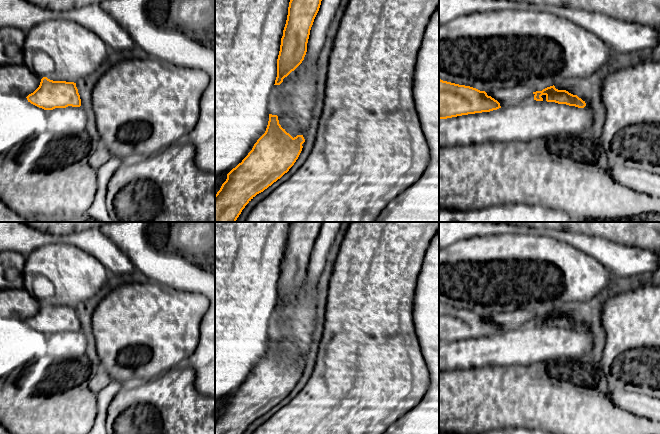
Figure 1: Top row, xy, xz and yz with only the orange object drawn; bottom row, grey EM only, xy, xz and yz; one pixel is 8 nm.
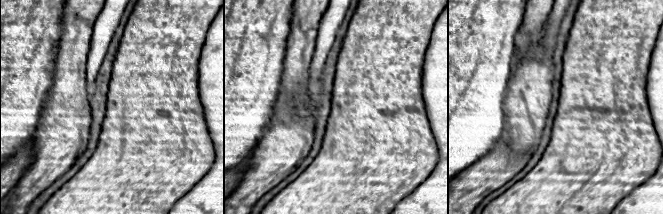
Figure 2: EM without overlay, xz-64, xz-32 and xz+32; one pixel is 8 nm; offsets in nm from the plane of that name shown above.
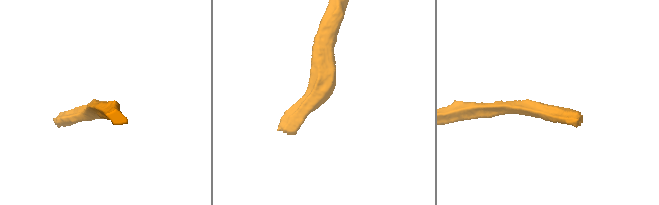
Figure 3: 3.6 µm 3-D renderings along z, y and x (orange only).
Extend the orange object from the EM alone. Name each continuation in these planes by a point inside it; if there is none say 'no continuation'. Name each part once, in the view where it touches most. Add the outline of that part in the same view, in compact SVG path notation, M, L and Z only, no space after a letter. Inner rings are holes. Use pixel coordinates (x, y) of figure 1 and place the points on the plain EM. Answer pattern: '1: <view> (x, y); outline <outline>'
no continuation

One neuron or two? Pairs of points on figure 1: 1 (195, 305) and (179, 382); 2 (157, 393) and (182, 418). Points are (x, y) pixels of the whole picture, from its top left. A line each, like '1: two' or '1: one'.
1: two
2: one

